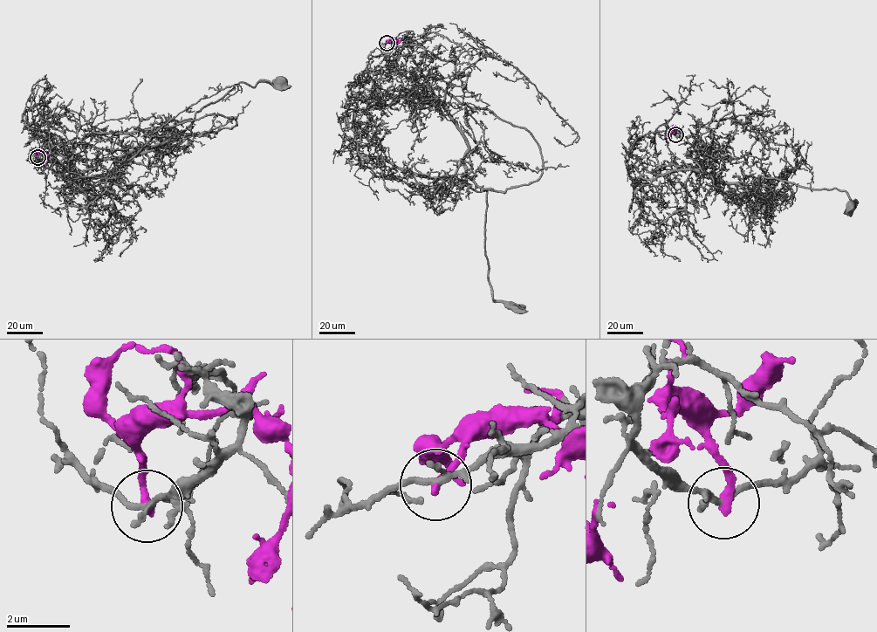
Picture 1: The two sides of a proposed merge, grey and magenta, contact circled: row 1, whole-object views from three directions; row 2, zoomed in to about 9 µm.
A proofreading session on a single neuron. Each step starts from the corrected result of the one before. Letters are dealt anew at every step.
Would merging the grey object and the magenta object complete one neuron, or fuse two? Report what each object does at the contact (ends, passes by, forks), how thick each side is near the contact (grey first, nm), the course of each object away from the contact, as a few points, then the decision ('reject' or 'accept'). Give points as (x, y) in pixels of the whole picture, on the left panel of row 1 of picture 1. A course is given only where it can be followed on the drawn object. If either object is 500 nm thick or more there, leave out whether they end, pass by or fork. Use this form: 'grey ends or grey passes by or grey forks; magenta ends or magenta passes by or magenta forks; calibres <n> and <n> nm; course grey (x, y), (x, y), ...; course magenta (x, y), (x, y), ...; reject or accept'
grey passes by; magenta ends; calibres 190 and 280 nm; course grey (37, 156), (48, 146), (52, 171), (75, 181), (103, 160), (178, 135), (240, 82), (280, 82); course magenta (37, 156), (38, 152), (45, 153), (46, 165); reject

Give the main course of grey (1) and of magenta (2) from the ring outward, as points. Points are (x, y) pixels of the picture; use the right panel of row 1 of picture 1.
1: (675, 134), (658, 127), (661, 167), (688, 165), (752, 190), (760, 175), (834, 188), (857, 201), (851, 207)
2: (675, 134), (672, 129), (666, 140), (667, 142)

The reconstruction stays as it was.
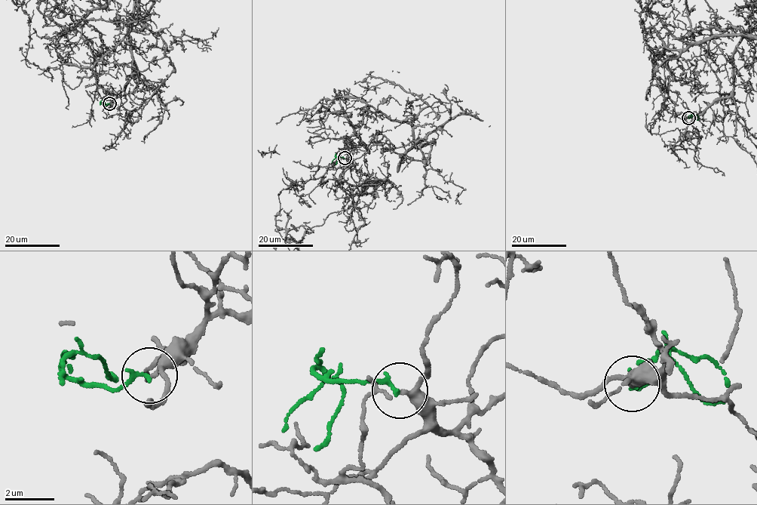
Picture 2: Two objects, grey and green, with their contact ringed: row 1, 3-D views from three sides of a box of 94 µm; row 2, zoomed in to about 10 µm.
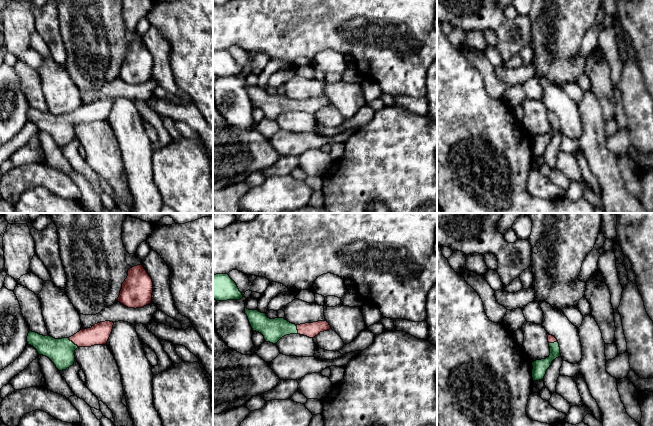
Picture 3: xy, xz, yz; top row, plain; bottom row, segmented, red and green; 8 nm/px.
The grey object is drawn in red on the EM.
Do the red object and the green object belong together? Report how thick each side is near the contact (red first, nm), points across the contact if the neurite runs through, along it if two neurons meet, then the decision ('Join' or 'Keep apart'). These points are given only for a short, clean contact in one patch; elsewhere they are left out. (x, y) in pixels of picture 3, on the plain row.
Thickness 160 nm (red) against 200 nm. Path across: xy (98, 110), (73, 118), (61, 128). Join

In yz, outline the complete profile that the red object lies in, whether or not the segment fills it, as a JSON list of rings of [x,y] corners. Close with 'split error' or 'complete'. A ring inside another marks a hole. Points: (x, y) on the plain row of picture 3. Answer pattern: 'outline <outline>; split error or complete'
outline [[[548,111],[548,118],[550,123],[550,131],[546,135],[536,136],[532,138],[533,157],[542,156],[546,150],[547,145],[552,140],[552,137],[561,132],[557,115],[552,111]]]; split error

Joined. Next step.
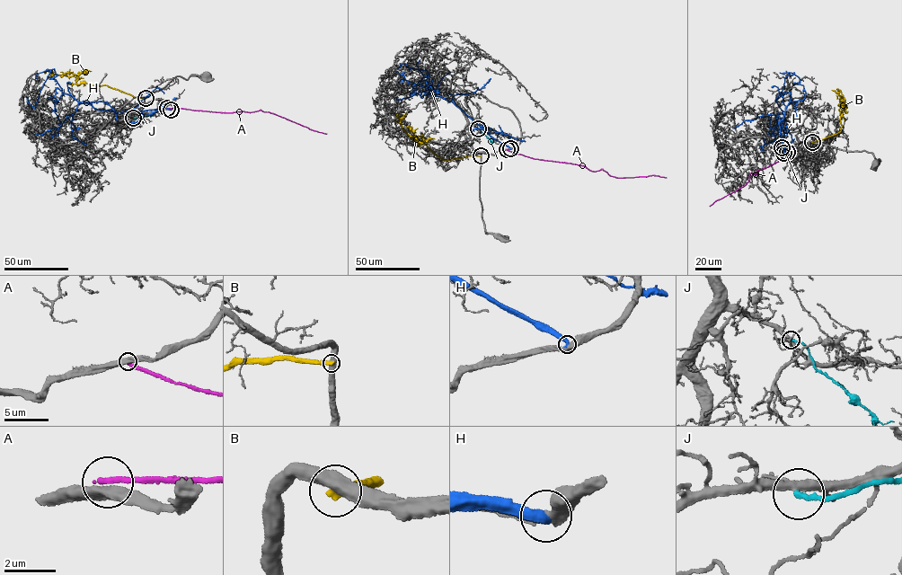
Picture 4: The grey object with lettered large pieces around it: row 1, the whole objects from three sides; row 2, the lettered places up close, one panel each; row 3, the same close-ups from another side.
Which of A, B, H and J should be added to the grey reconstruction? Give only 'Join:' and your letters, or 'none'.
Join: none

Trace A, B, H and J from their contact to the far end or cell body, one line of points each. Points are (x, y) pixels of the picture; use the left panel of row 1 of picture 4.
A: (167, 108), (230, 113), (260, 110), (326, 134)
B: (145, 97), (133, 97), (105, 85), (77, 84), (75, 75), (44, 72)
H: (171, 110), (99, 110), (62, 92), (57, 81), (49, 79), (57, 75), (53, 69), (35, 106), (26, 97)
J: (133, 118), (154, 114)

